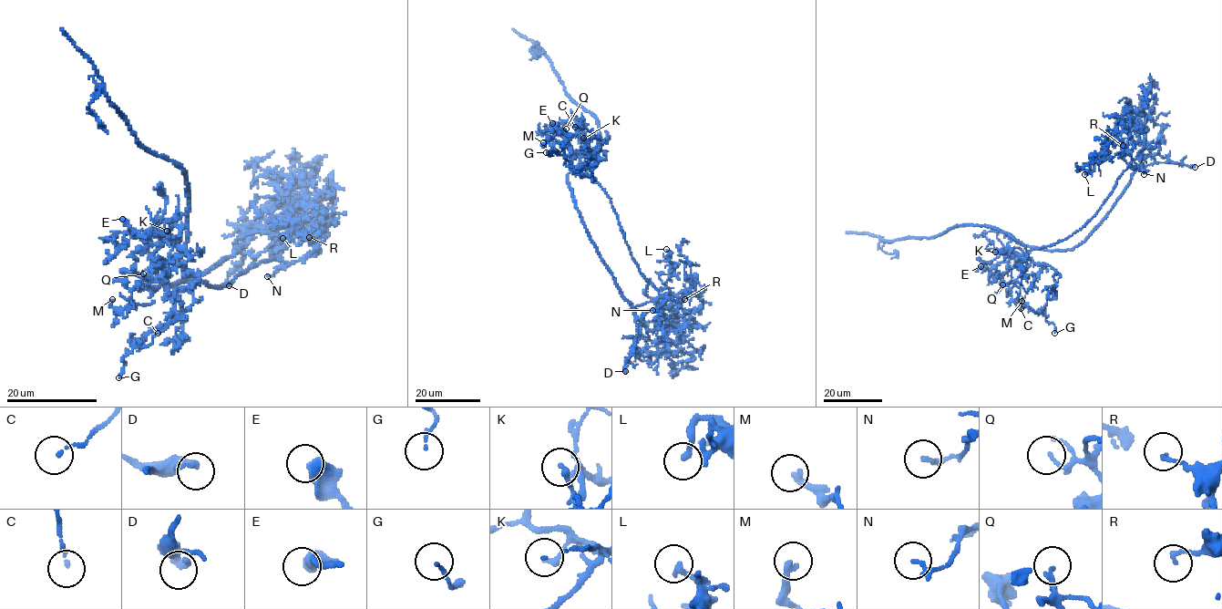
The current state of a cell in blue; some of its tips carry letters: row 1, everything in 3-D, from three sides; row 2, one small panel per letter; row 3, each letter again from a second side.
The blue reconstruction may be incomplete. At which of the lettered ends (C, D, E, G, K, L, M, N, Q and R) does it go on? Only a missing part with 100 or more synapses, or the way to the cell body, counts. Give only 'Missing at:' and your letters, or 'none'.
Missing at: none

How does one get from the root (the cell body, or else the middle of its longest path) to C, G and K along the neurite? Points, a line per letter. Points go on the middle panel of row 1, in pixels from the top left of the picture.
C: (590, 160), (594, 155), (593, 150), (589, 154), (606, 159), (599, 149), (600, 139), (586, 129), (575, 127)
G: (590, 160), (598, 157), (598, 164), (580, 168), (580, 173), (592, 180), (577, 172), (557, 150), (546, 152)
K: (590, 160), (594, 154), (586, 147), (583, 138)

